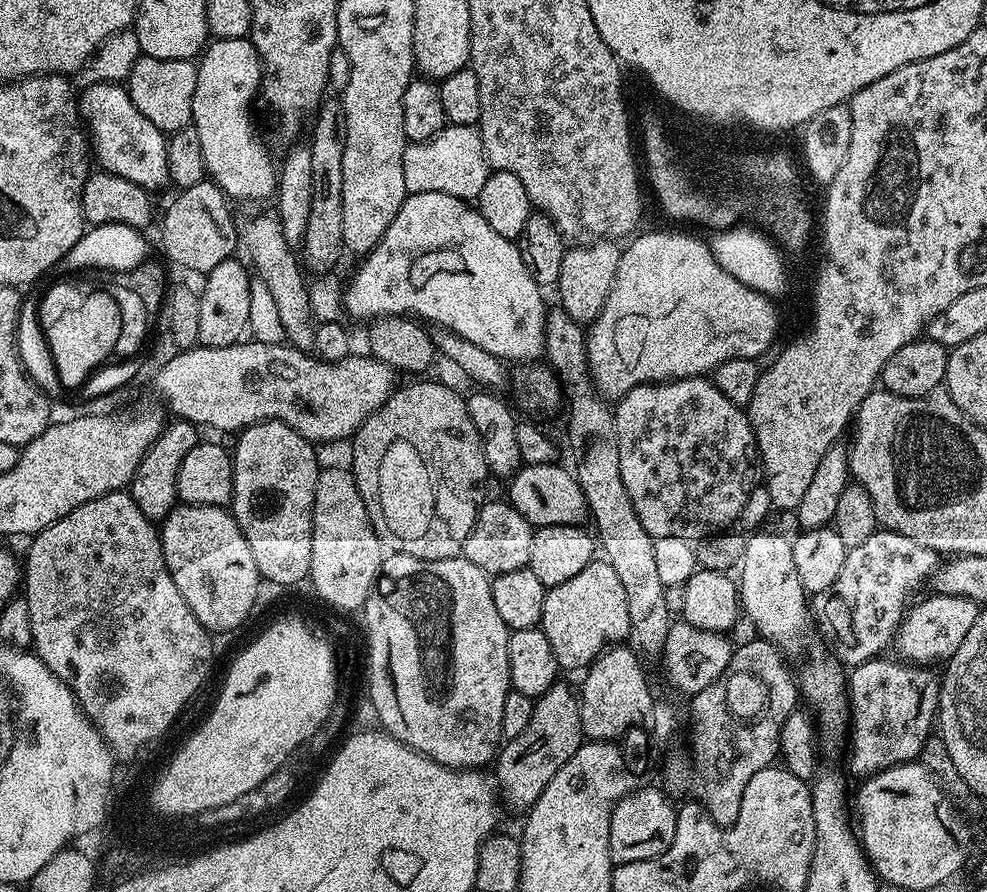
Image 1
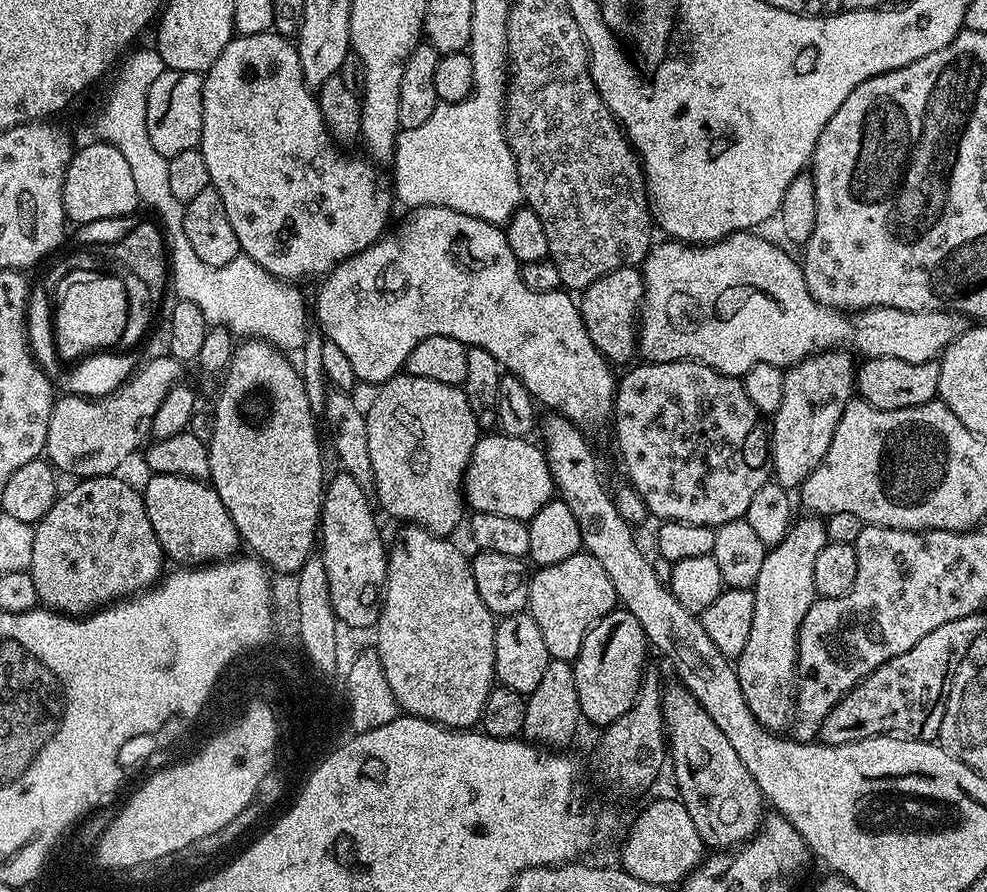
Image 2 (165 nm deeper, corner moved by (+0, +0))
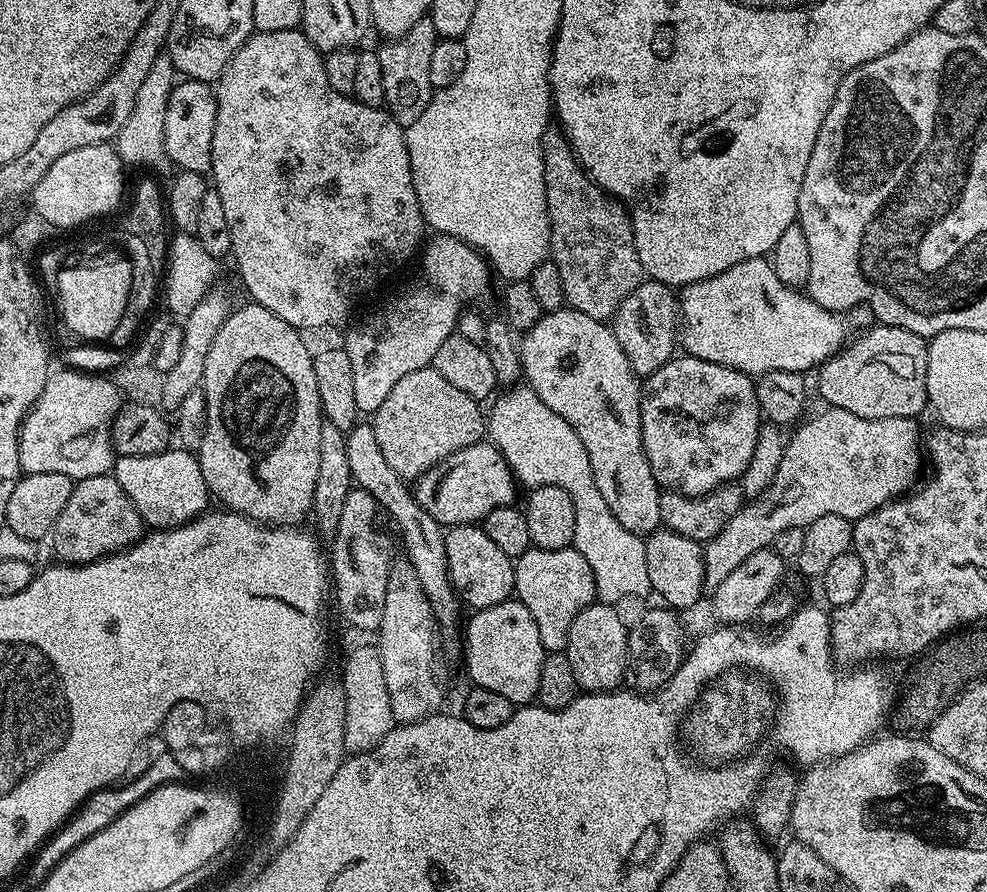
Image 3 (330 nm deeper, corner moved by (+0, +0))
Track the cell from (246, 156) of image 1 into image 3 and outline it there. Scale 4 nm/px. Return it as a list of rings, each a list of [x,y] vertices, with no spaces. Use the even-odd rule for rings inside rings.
[[[294,28],[290,30],[278,30],[277,32],[256,32],[249,36],[248,41],[230,58],[230,62],[224,68],[222,75],[220,75],[220,79],[215,85],[214,91],[216,94],[216,121],[214,122],[214,142],[212,143],[212,171],[210,173],[210,180],[214,185],[214,190],[218,194],[218,198],[222,198],[222,207],[226,213],[226,222],[230,225],[230,242],[232,243],[230,256],[231,259],[236,259],[236,268],[240,271],[240,280],[244,283],[245,290],[252,295],[249,296],[251,303],[260,304],[266,310],[270,310],[270,314],[278,314],[278,318],[282,318],[282,322],[286,322],[298,330],[305,330],[304,328],[332,328],[335,324],[342,323],[343,320],[351,314],[352,307],[354,307],[371,288],[378,287],[387,276],[394,275],[403,264],[411,262],[412,255],[414,255],[416,251],[416,255],[421,251],[422,241],[425,239],[424,232],[426,233],[426,225],[422,210],[418,206],[418,194],[414,190],[410,154],[406,150],[406,142],[404,141],[404,128],[384,108],[366,106],[362,102],[355,100],[352,96],[338,94],[338,90],[334,90],[334,86],[330,86],[330,78],[326,78],[324,56],[306,39],[303,31]]]

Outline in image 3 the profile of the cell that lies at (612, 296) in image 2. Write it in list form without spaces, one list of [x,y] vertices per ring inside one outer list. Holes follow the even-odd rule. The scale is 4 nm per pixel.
[[[651,278],[645,279],[620,303],[612,315],[610,327],[626,354],[626,362],[630,362],[637,377],[646,378],[654,374],[654,370],[673,359],[678,348],[677,293],[666,284]]]

